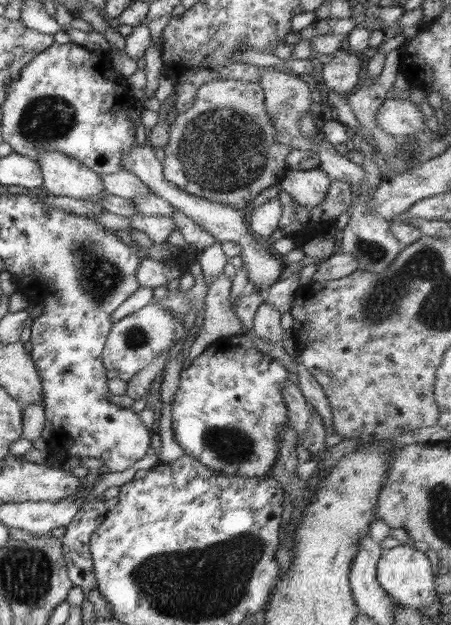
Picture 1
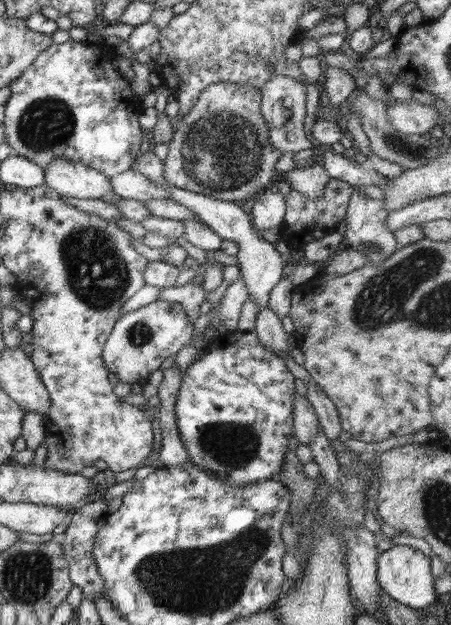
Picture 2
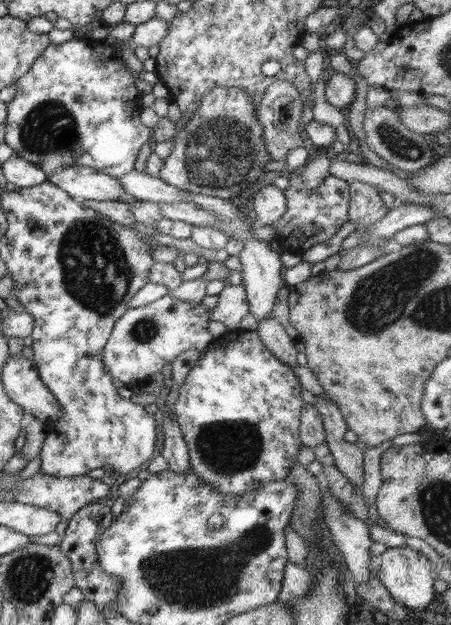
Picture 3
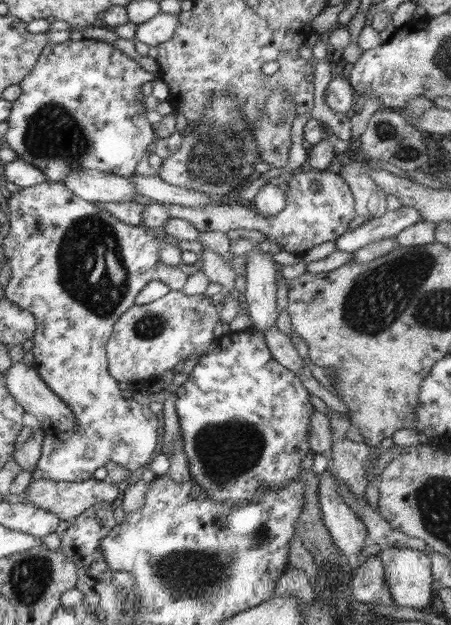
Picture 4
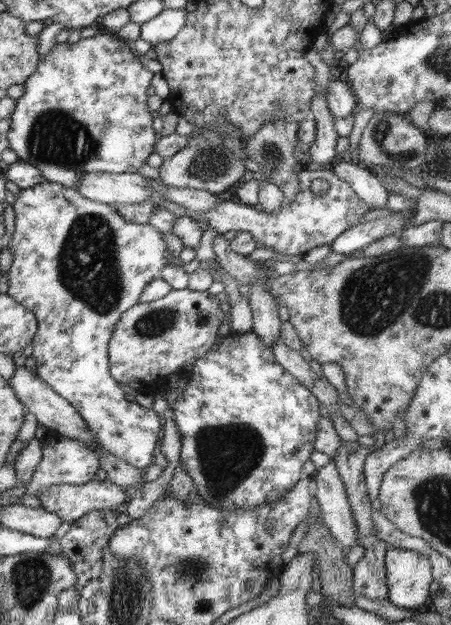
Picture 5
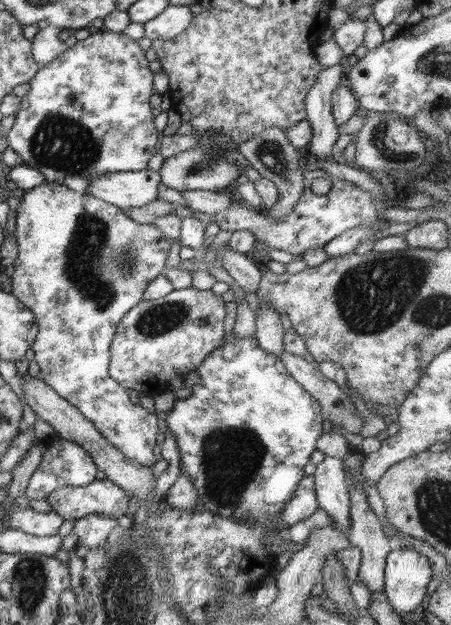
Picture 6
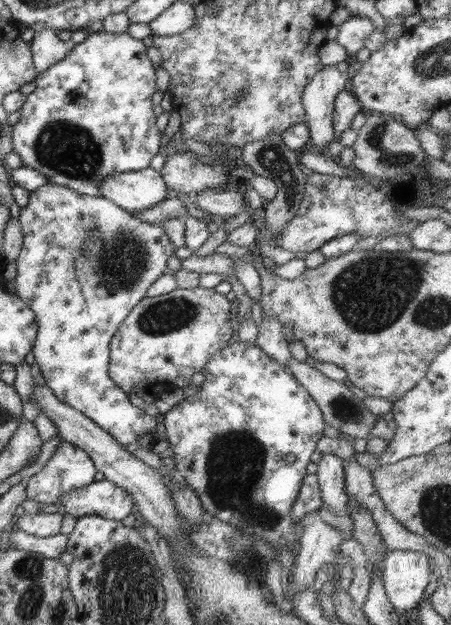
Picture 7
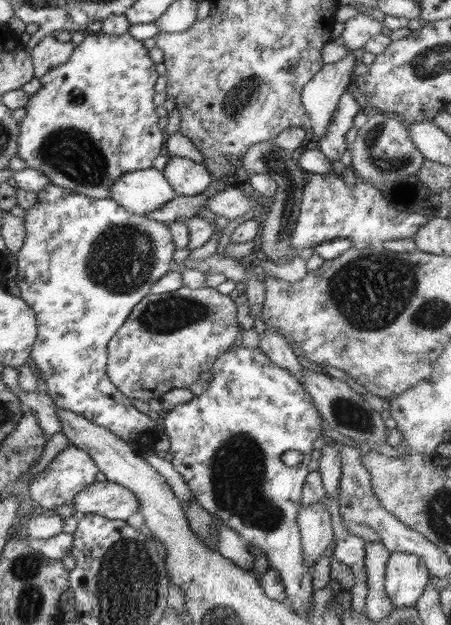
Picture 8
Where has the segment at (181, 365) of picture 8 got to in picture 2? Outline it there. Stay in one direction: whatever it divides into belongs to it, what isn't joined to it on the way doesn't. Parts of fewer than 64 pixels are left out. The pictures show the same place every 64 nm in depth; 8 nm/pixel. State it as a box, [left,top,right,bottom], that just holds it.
[102,300,204,384]

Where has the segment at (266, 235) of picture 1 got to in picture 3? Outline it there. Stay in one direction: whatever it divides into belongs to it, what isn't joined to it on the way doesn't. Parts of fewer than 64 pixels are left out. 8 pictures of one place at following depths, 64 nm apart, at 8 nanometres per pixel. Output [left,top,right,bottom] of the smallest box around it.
[252,185,287,226]

